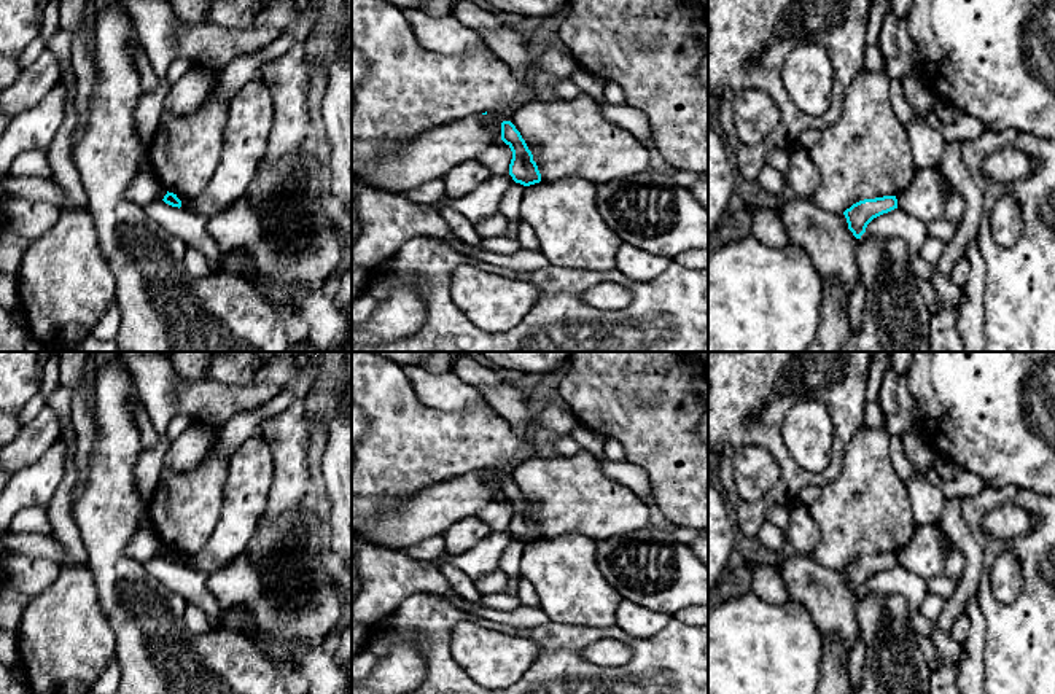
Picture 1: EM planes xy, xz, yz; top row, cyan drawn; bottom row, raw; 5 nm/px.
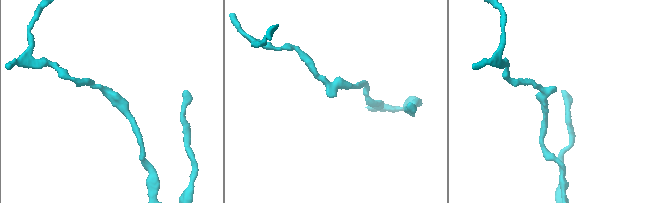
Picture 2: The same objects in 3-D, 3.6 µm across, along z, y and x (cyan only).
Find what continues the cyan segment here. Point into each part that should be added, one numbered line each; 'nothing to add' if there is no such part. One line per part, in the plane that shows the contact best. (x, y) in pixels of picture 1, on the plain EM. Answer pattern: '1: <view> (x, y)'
nothing to add

